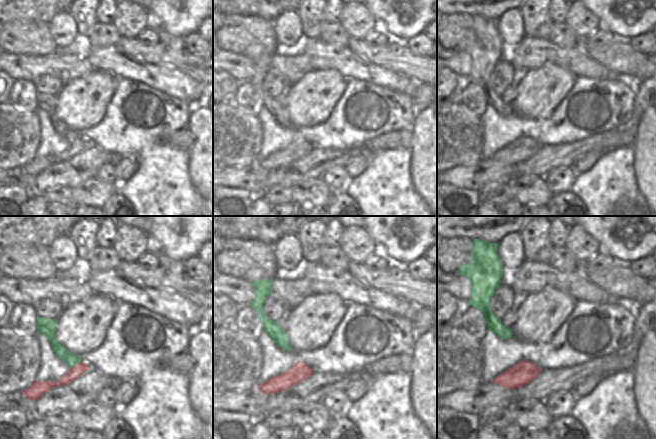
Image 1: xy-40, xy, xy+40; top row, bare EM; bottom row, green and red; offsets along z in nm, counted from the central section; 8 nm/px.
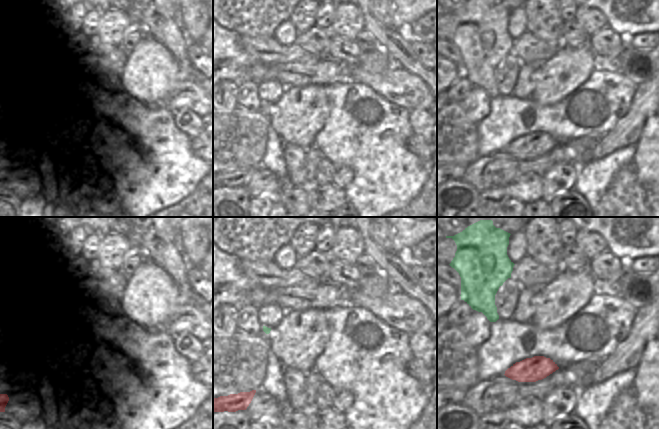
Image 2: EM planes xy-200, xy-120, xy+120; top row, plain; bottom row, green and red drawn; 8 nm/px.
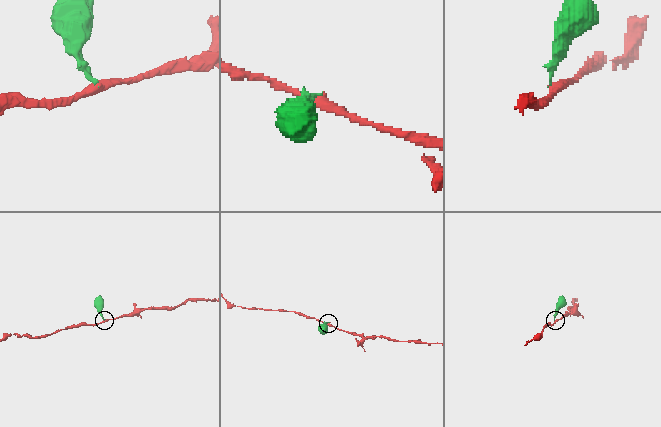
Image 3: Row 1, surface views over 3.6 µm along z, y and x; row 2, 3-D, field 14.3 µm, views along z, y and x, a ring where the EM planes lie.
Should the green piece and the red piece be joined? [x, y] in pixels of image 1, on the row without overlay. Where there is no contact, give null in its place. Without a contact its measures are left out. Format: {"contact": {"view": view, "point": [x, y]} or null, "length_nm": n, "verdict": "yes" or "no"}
{"contact": {"view": "xy-40", "point": [76, 140]}, "length_nm": 110, "verdict": "no"}

